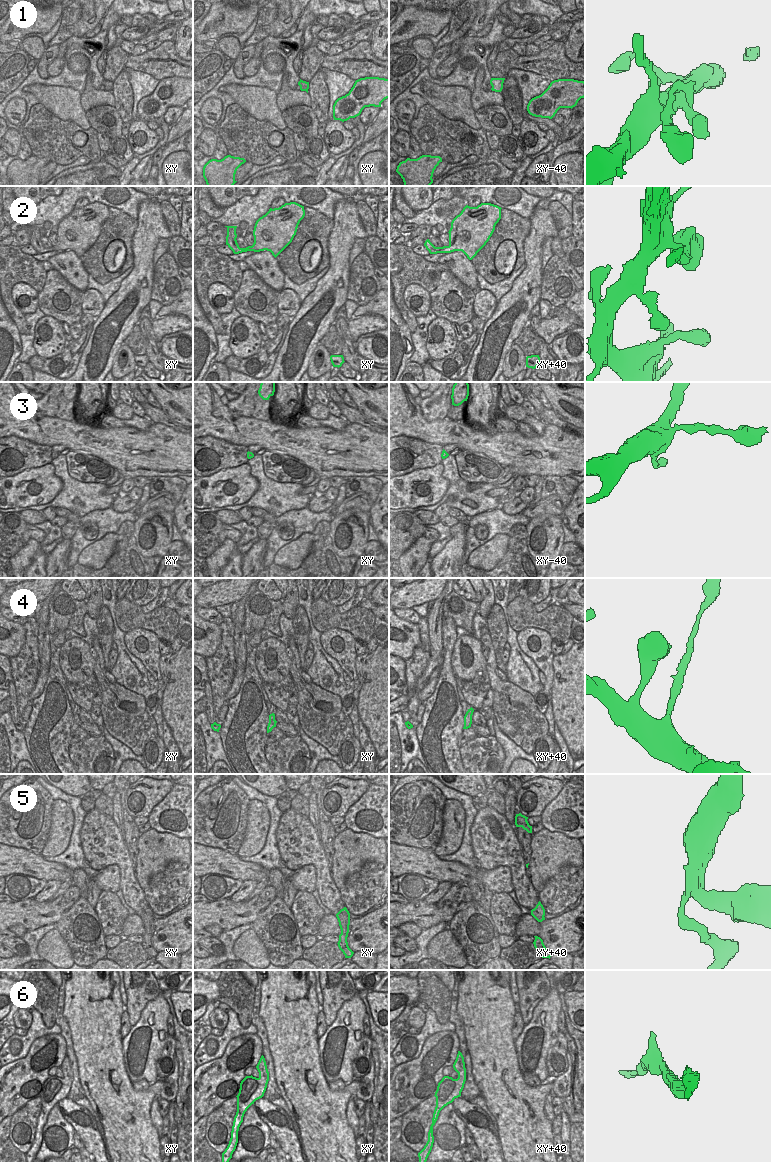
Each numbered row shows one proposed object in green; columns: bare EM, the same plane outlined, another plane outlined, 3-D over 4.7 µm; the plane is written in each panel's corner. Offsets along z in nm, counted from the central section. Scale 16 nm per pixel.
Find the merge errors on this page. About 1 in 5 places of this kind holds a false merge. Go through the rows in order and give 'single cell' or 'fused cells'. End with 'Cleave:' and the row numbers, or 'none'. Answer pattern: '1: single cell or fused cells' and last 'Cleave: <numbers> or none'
1: single cell
2: single cell
3: single cell
4: fused cells
5: fused cells
6: single cell
Cleave: 4, 5

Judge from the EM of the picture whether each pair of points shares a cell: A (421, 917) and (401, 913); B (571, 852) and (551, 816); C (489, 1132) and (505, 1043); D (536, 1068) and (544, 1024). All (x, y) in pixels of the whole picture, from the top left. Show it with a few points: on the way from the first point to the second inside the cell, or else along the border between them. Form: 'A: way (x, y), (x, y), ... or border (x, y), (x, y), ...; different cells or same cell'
A: way (416, 913), (406, 913); same cell
B: border (544, 827), (550, 831), (560, 831), (574, 838); different cells
C: border (492, 1115), (496, 1122), (499, 1138); different cells
D: way (535, 1057), (535, 1052), (543, 1043), (544, 1035); same cell

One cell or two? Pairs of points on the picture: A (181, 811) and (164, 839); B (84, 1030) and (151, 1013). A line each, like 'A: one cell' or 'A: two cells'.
A: two cells
B: two cells

